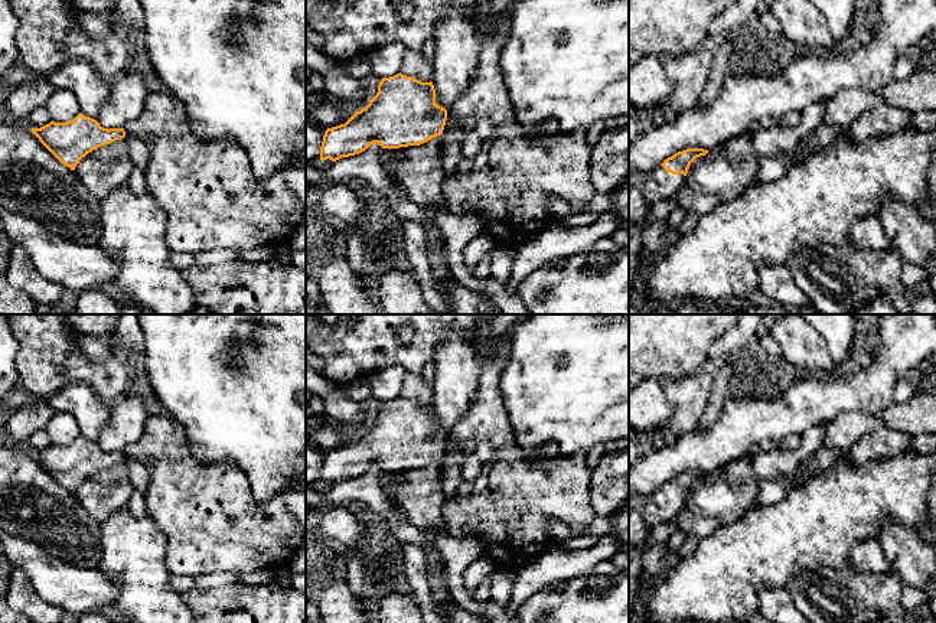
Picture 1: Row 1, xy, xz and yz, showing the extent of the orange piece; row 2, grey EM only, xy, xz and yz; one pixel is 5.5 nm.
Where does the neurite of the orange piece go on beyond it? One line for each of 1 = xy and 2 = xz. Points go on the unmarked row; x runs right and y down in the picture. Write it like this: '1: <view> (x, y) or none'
1: none
2: none

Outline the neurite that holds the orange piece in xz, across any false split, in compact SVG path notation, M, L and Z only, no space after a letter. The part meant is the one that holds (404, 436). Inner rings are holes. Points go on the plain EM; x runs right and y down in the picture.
M401 395L382 401L376 418L369 427L345 446L327 451L320 470L320 483L336 485L365 474L371 467L378 466L382 472L399 472L420 469L443 457L447 443L447 433L436 427L433 405L421 405Z

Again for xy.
M78 437L72 444L30 451L39 464L66 490L76 487L92 473L125 460L124 451L104 451L94 441Z

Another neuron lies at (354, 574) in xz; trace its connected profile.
M359 539L355 547L349 548L349 558L345 562L343 578L361 598L369 596L372 575L376 570L369 558L368 544L363 539Z

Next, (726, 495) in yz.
M741 457L697 480L688 492L684 509L728 525L754 506L759 487L750 460Z

